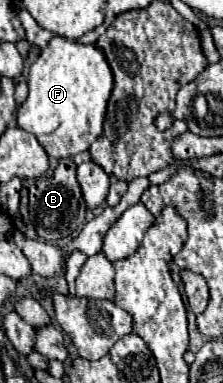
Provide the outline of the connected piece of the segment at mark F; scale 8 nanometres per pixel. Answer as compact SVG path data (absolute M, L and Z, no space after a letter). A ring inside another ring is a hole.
M54 35L30 67L28 99L18 107L18 125L34 133L52 159L74 157L76 153L88 151L90 143L102 133L112 87L112 71L98 45L84 45Z

